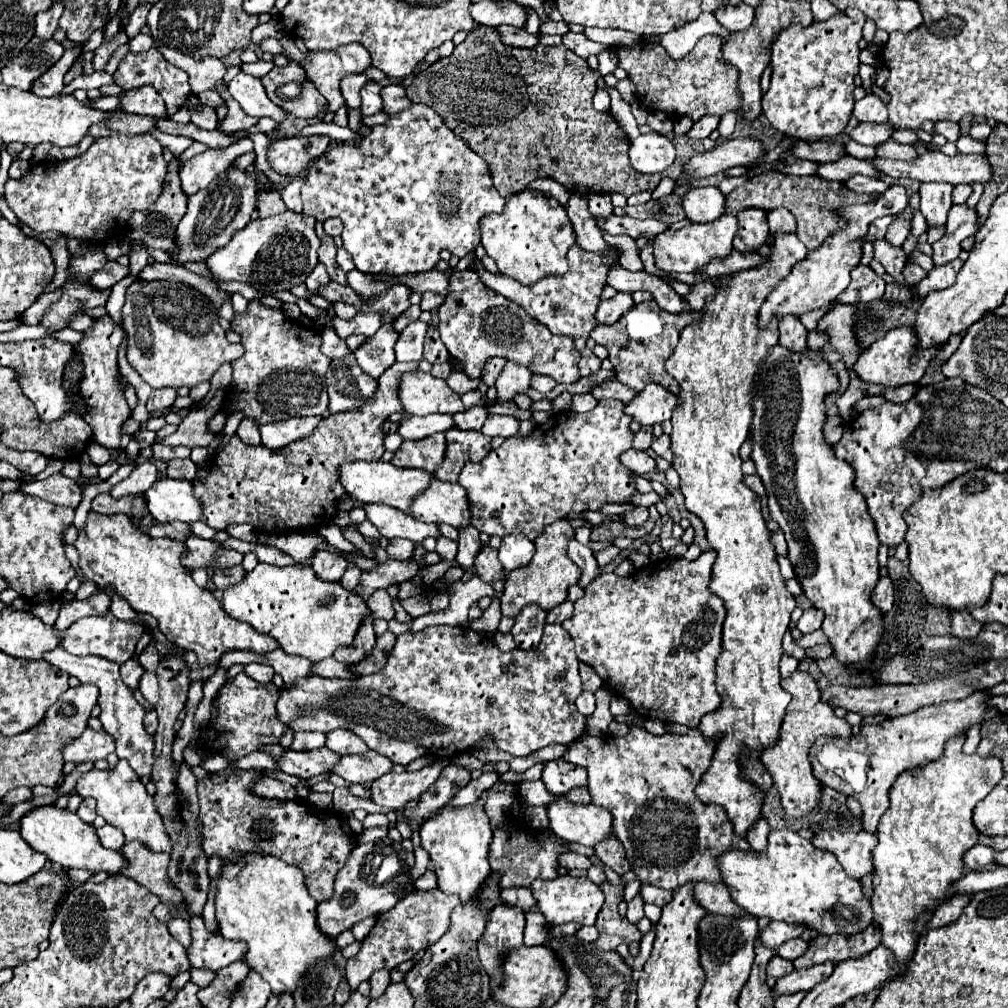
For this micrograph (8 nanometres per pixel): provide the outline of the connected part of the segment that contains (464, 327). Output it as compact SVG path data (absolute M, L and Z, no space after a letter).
M455 270L449 276L449 296L439 306L439 332L451 358L461 364L469 378L481 380L481 372L489 358L505 356L511 362L531 368L533 374L551 376L557 384L579 380L579 352L573 340L553 336L541 322L529 318L519 304L485 288L479 274L473 270Z

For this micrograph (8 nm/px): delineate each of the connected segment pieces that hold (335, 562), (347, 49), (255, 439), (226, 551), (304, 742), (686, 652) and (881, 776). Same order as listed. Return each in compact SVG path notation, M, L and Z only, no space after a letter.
M317 552L313 556L313 564L311 568L315 570L315 574L321 578L321 580L329 580L329 582L339 582L345 568L347 568L347 560L339 554L333 554L333 552Z
M357 42L341 46L335 52L309 52L309 60L305 60L307 76L313 78L313 82L317 84L317 90L329 100L329 110L333 112L345 104L345 98L341 96L341 78L347 74L361 74L371 66L373 66L373 60L369 52L365 52L365 48Z
M243 418L239 428L237 428L237 434L247 442L247 444L261 444L261 434L259 434L259 424L251 418Z
M191 536L185 542L189 554L183 556L183 564L191 570L197 568L213 568L213 570L223 570L223 568L231 568L241 564L243 554L233 550L233 548L225 548L221 542L213 542L213 540L203 540L197 536Z
M295 732L295 740L291 744L293 750L315 750L325 746L327 736L321 732Z
M709 550L709 552L703 552L695 562L687 562L685 558L665 558L665 560L647 564L647 566L635 570L631 576L625 576L625 578L621 578L617 574L601 574L597 580L593 580L593 584L589 588L585 588L585 596L575 602L573 618L563 622L563 628L571 634L571 638L575 642L577 658L581 662L589 664L603 678L603 684L607 688L613 688L613 692L617 696L627 698L641 718L659 718L659 720L663 720L667 724L677 722L677 724L685 724L689 728L691 726L695 728L705 714L719 708L721 698L719 698L719 694L715 690L715 658L721 652L721 626L723 626L723 620L725 620L725 606L723 606L723 600L719 596L713 596L709 592L709 588L707 588L709 578L711 578L713 562L715 562L715 552Z
M977 690L963 700L925 706L895 720L887 718L881 724L861 726L861 732L849 740L831 736L819 738L811 748L813 772L821 784L837 792L857 796L863 806L863 826L867 832L875 832L879 818L889 808L889 790L897 776L901 772L923 768L925 764L939 760L947 740L967 734L967 730L975 724L981 726L983 714L991 710L987 704L989 698L991 696L985 690Z

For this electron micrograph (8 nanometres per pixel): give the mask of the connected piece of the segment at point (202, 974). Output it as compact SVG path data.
M191 968L189 972L191 972L191 982L197 984L199 988L205 988L215 978L215 974L209 972L209 970L195 970L195 968Z

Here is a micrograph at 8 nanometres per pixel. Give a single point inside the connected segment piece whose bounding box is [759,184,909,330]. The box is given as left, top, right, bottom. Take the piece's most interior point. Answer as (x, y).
(816, 282)

